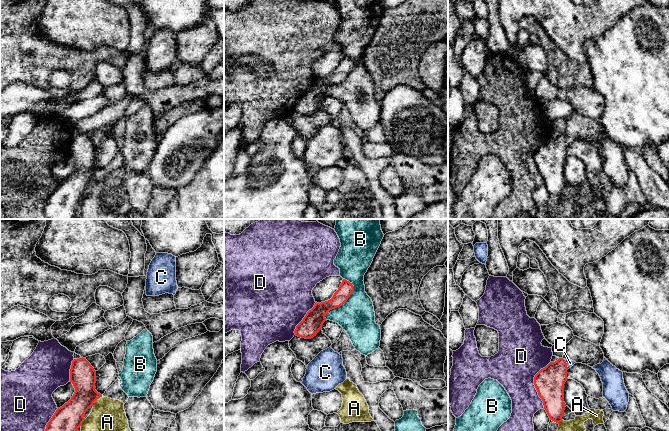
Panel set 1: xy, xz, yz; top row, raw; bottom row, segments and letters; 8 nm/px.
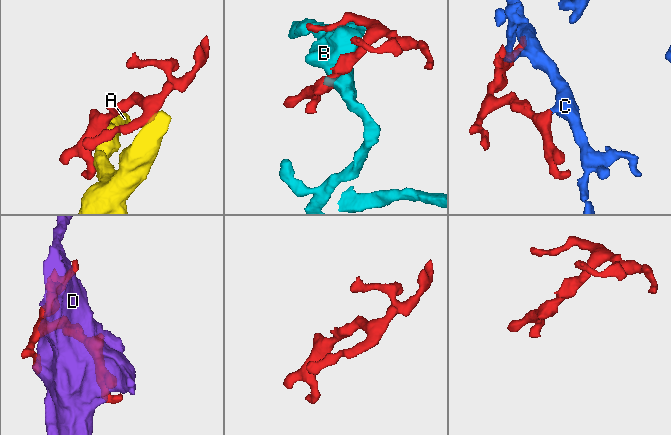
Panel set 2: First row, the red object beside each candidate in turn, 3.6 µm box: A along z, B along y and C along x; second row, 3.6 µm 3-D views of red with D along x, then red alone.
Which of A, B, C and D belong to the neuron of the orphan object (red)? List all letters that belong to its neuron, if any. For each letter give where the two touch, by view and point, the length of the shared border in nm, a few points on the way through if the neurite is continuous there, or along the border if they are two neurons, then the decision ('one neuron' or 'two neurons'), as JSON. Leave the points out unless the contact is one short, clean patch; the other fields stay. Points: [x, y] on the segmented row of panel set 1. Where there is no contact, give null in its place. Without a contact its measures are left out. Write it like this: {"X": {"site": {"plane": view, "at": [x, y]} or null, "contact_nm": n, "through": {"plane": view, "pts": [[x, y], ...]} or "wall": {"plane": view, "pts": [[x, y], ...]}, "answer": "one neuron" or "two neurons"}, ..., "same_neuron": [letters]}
{"A": {"site": {"plane": "xy", "at": [96, 399]}, "contact_nm": 120, "wall": {"plane": "xy", "pts": [[102, 396], [92, 405]]}, "answer": "two neurons"}, "B": {"site": {"plane": "xz", "at": [344, 302]}, "contact_nm": 380, "answer": "two neurons"}, "C": {"site": {"plane": "yz", "at": [566, 364]}, "contact_nm": 90, "through": {"plane": "yz", "pts": [[549, 382], [566, 364], [570, 363]]}, "answer": "one neuron"}, "D": {"site": {"plane": "yz", "at": [534, 384]}, "contact_nm": 380, "answer": "two neurons"}, "same_neuron": ["C"]}

